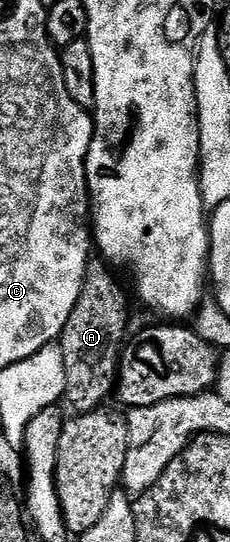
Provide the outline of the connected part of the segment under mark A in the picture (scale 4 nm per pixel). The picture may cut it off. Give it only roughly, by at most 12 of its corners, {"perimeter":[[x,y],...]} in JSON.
{"perimeter":[[88,264],[63,328],[65,401],[94,413],[117,385],[127,297]]}

